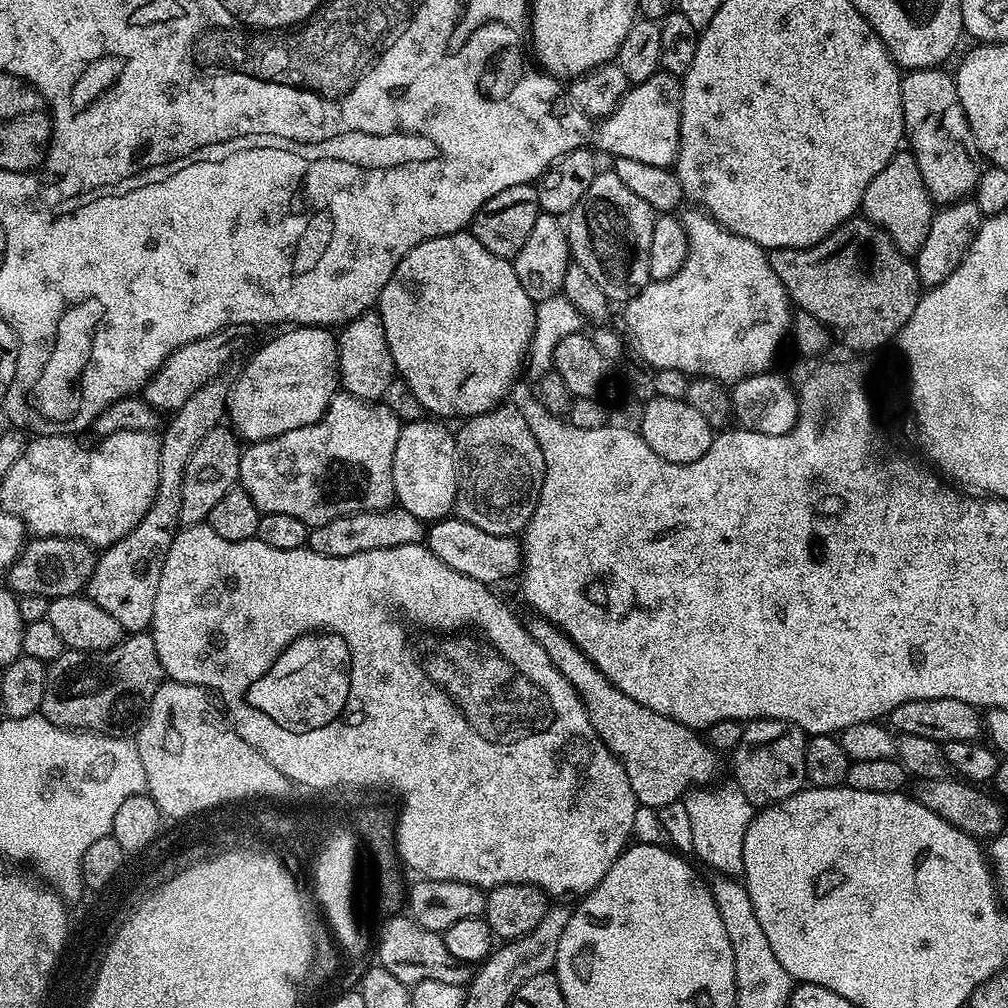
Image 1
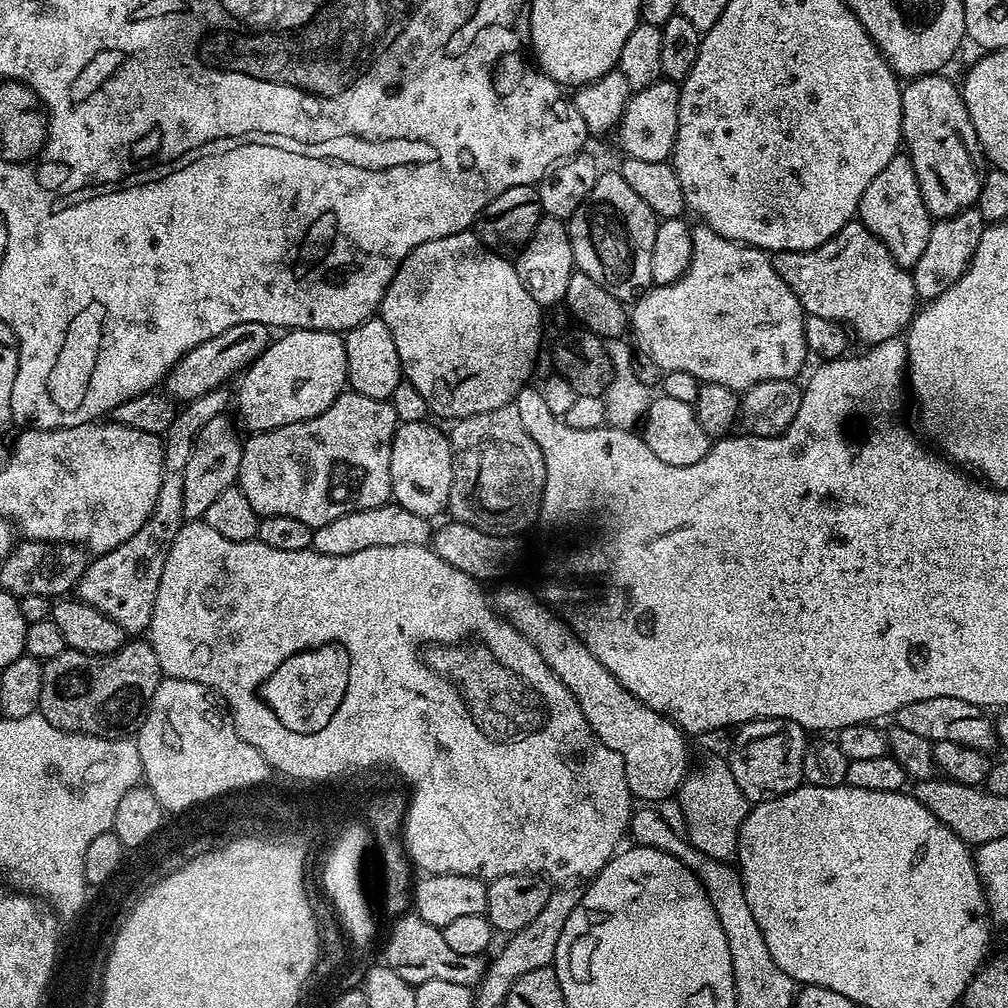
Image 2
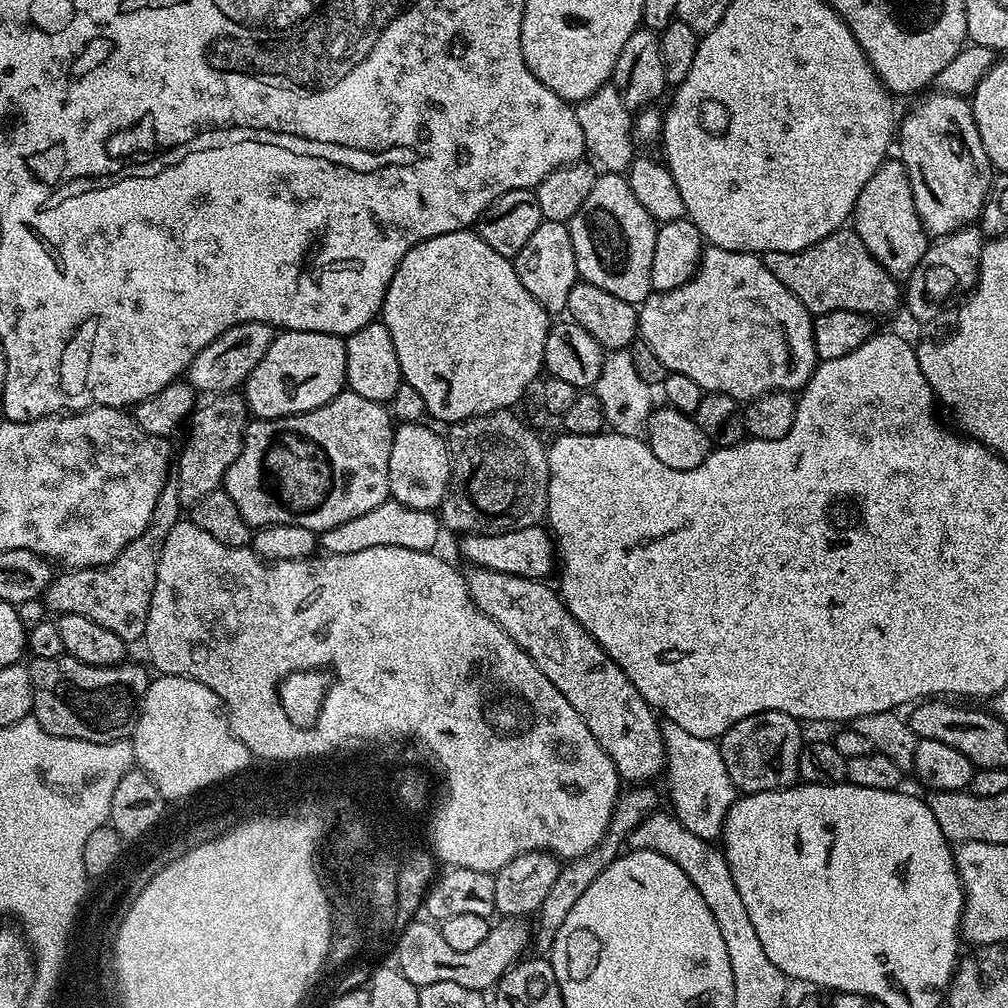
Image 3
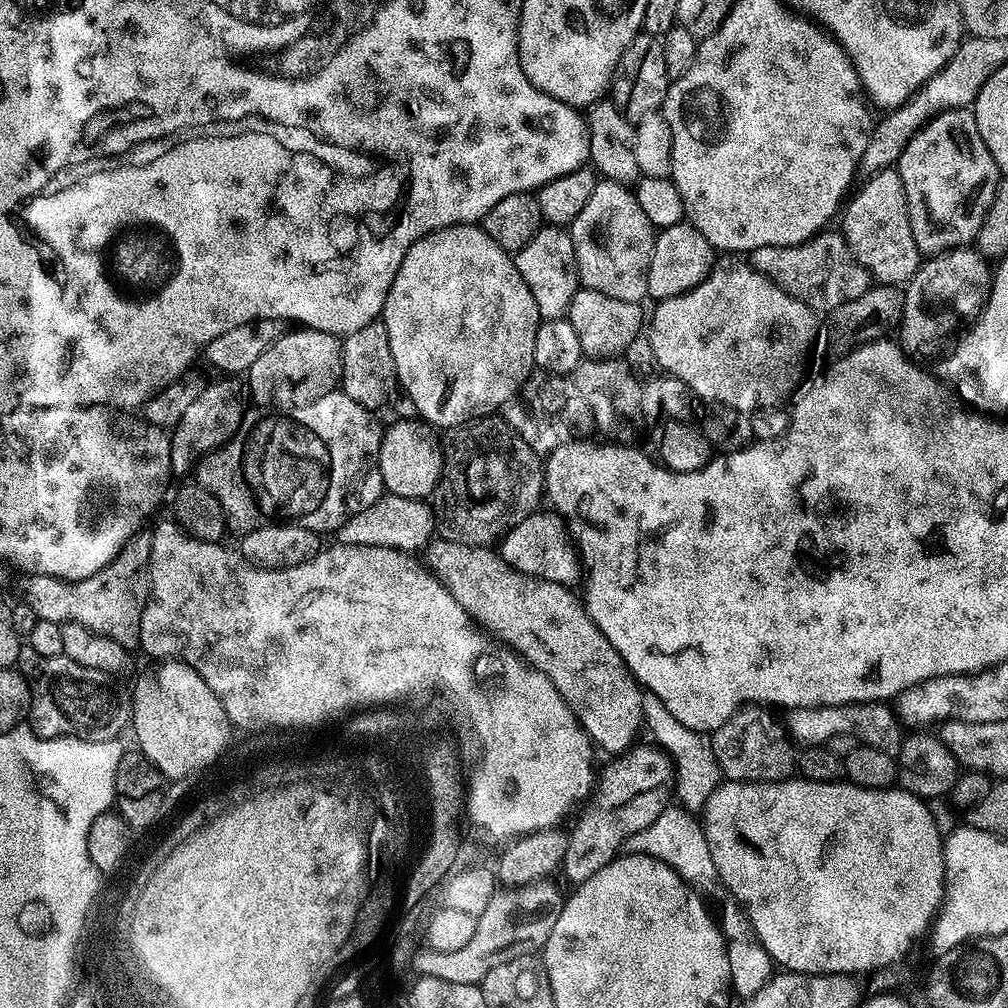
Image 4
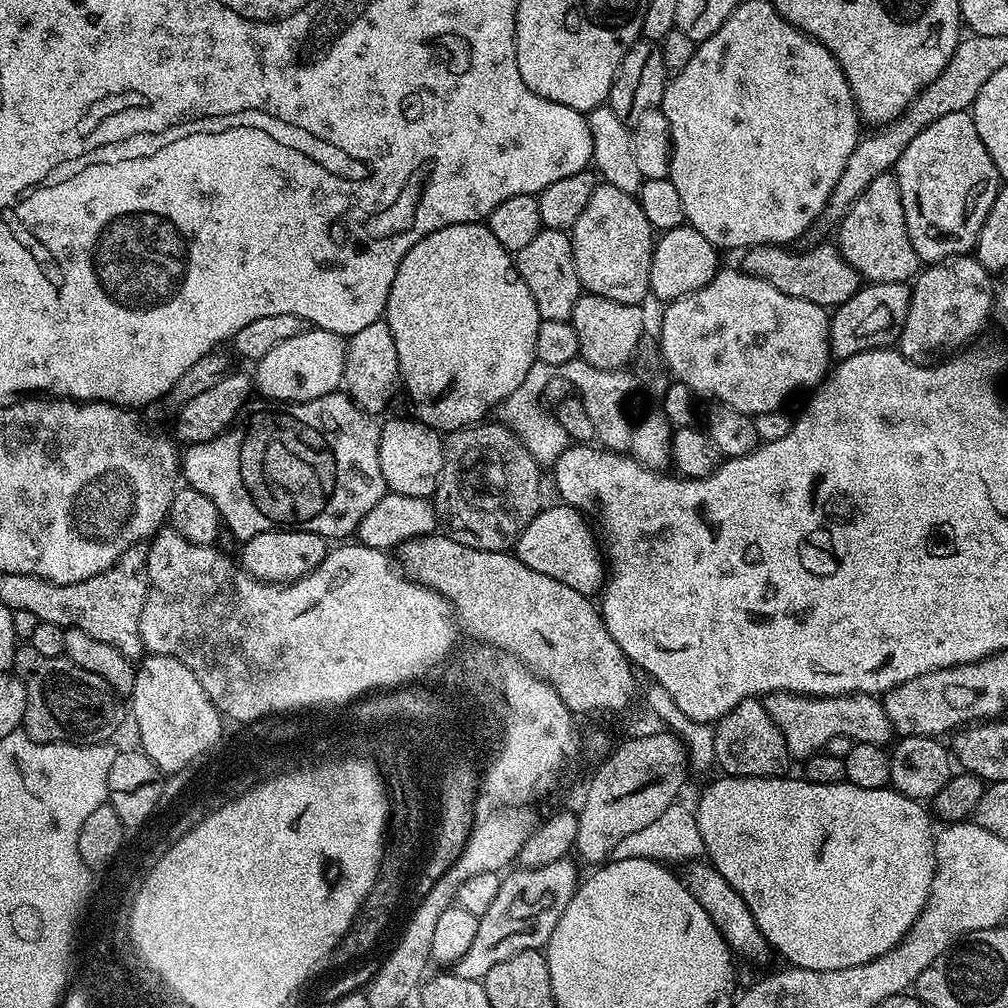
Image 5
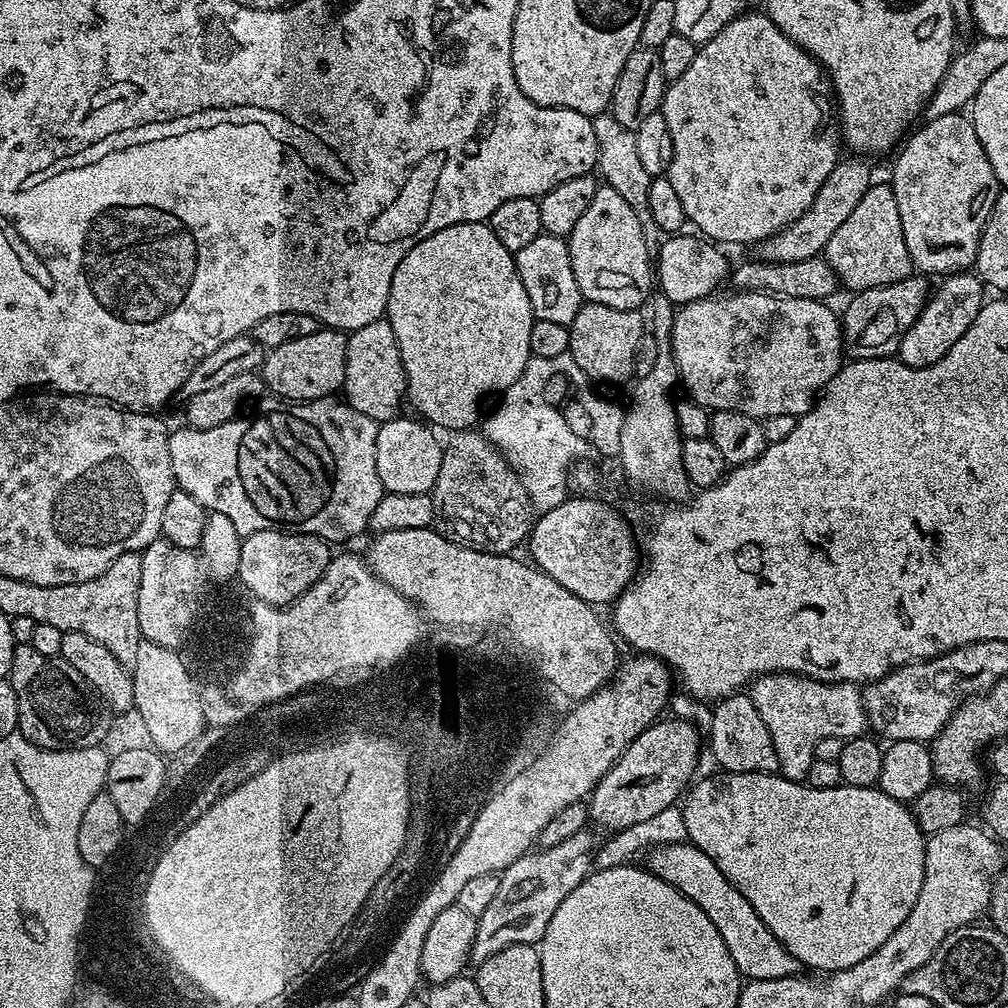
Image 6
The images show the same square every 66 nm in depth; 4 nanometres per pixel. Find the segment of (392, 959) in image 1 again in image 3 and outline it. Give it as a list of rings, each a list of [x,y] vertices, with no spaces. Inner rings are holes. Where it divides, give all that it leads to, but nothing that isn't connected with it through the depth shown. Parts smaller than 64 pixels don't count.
[[[416,918],[402,928],[400,941],[396,944],[395,967],[400,969],[410,982],[418,986],[430,982],[458,982],[458,986],[466,986],[466,990],[484,994],[495,989],[505,972],[517,963],[530,948],[530,928],[520,918],[500,918],[489,927],[486,938],[474,946],[474,950],[465,952],[449,952],[445,949],[444,939],[439,927],[424,918]]]

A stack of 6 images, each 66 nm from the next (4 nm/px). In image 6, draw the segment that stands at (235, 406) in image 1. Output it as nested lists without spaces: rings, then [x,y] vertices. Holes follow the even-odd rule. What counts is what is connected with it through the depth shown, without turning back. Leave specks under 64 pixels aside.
[[[321,330],[306,338],[294,338],[294,342],[286,342],[282,346],[271,349],[265,355],[262,365],[262,379],[265,389],[273,392],[276,398],[284,402],[303,402],[306,400],[323,400],[339,393],[344,386],[346,370],[346,350],[348,336],[339,330]]]

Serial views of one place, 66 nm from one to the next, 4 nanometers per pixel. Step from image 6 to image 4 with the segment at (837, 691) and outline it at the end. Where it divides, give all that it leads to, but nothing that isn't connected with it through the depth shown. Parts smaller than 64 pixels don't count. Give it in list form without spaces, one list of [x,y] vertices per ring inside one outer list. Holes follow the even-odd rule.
[[[884,702],[849,704],[846,708],[793,708],[787,713],[786,727],[789,736],[800,746],[824,746],[834,734],[850,734],[860,744],[869,744],[874,750],[886,750],[886,754],[899,757],[906,732],[897,713],[888,708],[891,707]]]

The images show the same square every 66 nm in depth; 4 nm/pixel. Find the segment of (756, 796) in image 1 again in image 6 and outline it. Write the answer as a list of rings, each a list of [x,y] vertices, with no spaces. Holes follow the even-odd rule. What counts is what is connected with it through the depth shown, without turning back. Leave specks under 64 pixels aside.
[[[733,694],[725,696],[715,705],[712,725],[706,732],[706,740],[712,743],[712,756],[725,772],[775,772],[779,773],[778,750],[774,750],[774,738],[762,722],[762,714],[754,706],[751,695]]]

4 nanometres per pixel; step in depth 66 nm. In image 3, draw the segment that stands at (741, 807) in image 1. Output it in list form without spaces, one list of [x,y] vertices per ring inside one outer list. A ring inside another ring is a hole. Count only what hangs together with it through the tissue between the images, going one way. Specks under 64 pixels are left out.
[[[669,719],[661,723],[660,733],[664,739],[671,811],[698,838],[715,841],[723,833],[724,819],[730,806],[738,799],[738,789],[730,774],[726,774],[726,762],[722,762],[719,743],[716,740],[694,738],[694,734],[682,730],[682,726]]]

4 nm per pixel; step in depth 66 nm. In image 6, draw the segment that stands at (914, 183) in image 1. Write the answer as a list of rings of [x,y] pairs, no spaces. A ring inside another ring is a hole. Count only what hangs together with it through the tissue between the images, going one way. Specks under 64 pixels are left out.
[[[873,183],[866,194],[862,194],[862,202],[858,202],[850,218],[834,230],[834,238],[830,238],[822,256],[834,270],[837,281],[843,287],[845,284],[852,288],[853,293],[893,284],[913,275],[912,259],[906,250],[906,238],[902,238],[902,218],[898,218],[898,202],[891,183]]]

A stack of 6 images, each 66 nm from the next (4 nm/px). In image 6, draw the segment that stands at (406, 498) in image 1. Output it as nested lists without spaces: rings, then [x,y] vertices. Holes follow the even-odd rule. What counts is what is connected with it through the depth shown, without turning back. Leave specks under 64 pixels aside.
[[[403,418],[385,420],[378,427],[376,461],[378,478],[385,493],[431,493],[434,482],[438,482],[438,470],[442,470],[444,444],[435,436],[437,433],[427,423],[416,420],[403,420]]]

